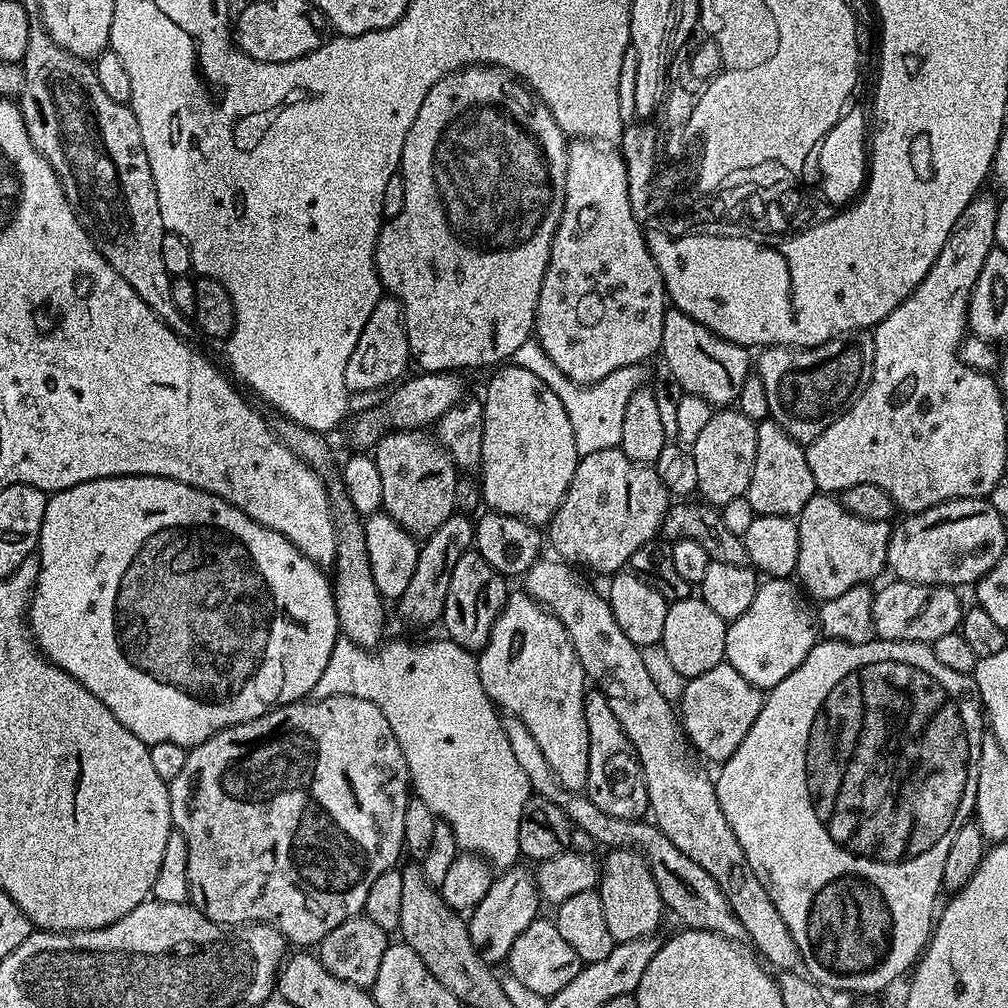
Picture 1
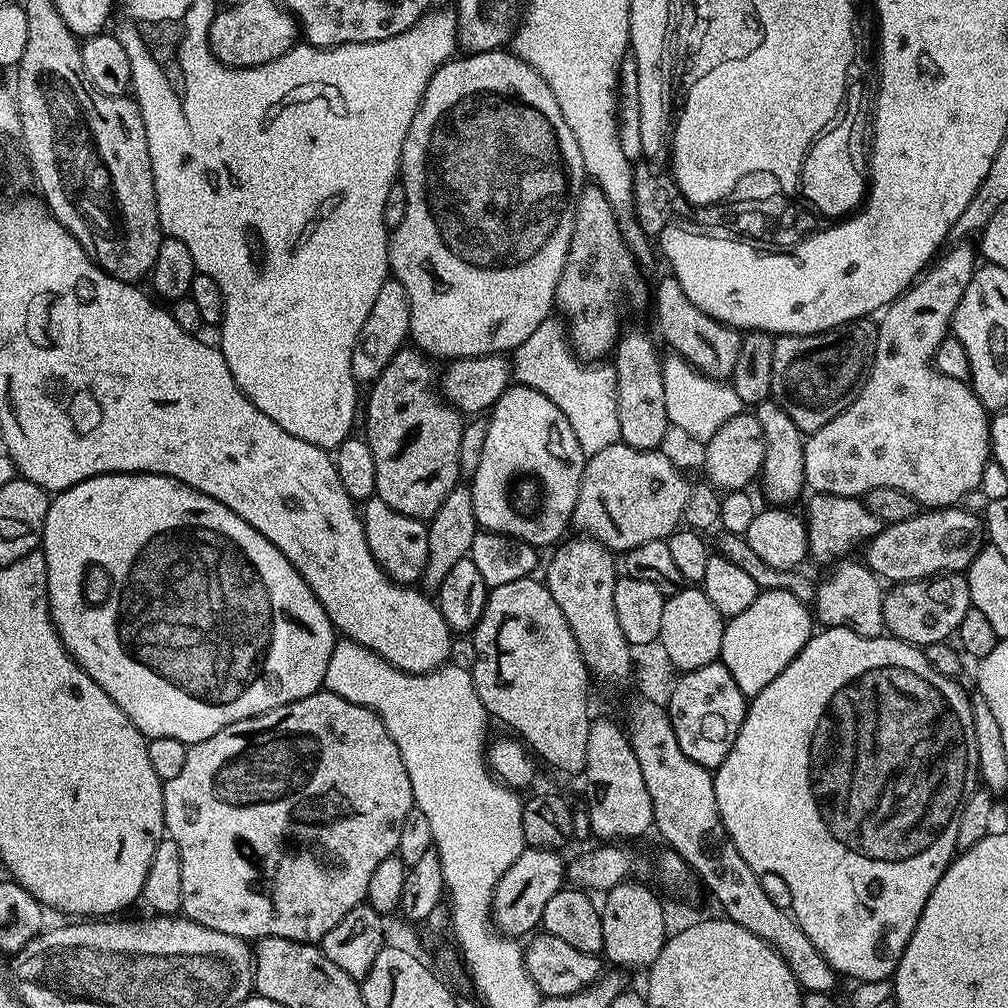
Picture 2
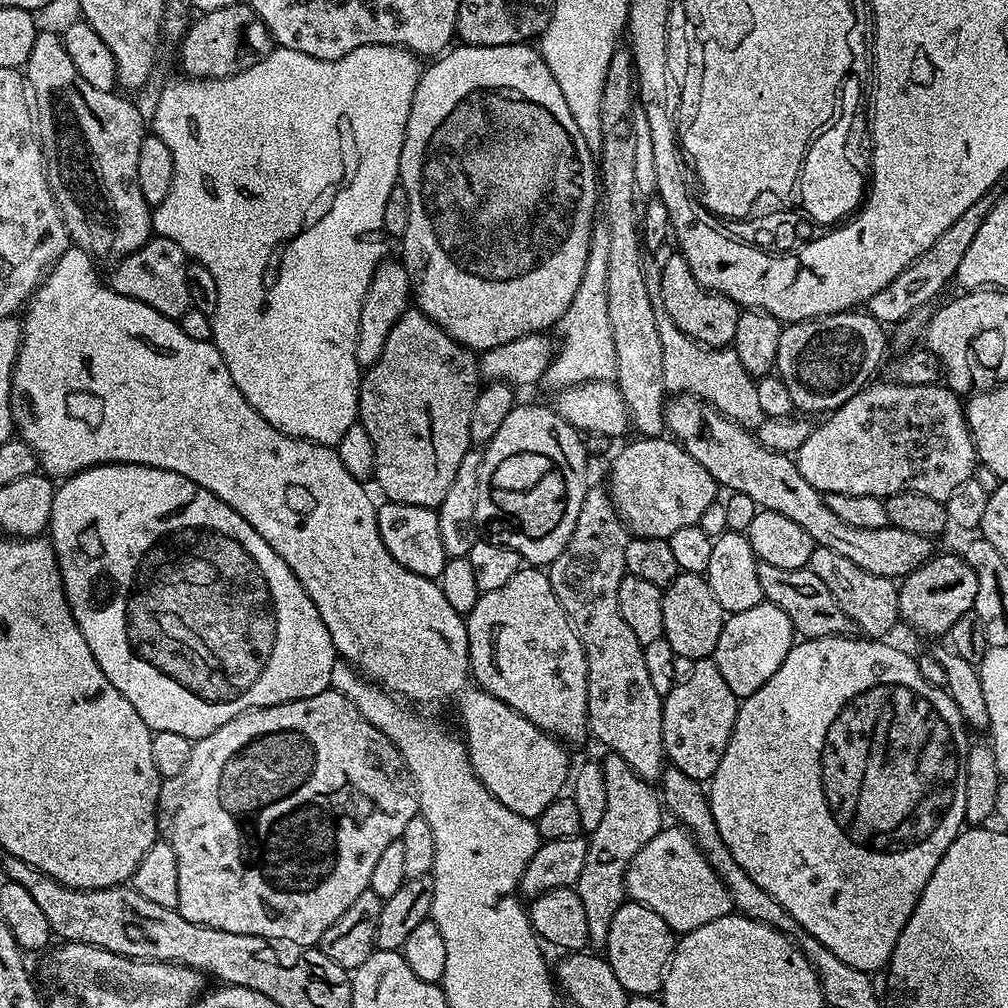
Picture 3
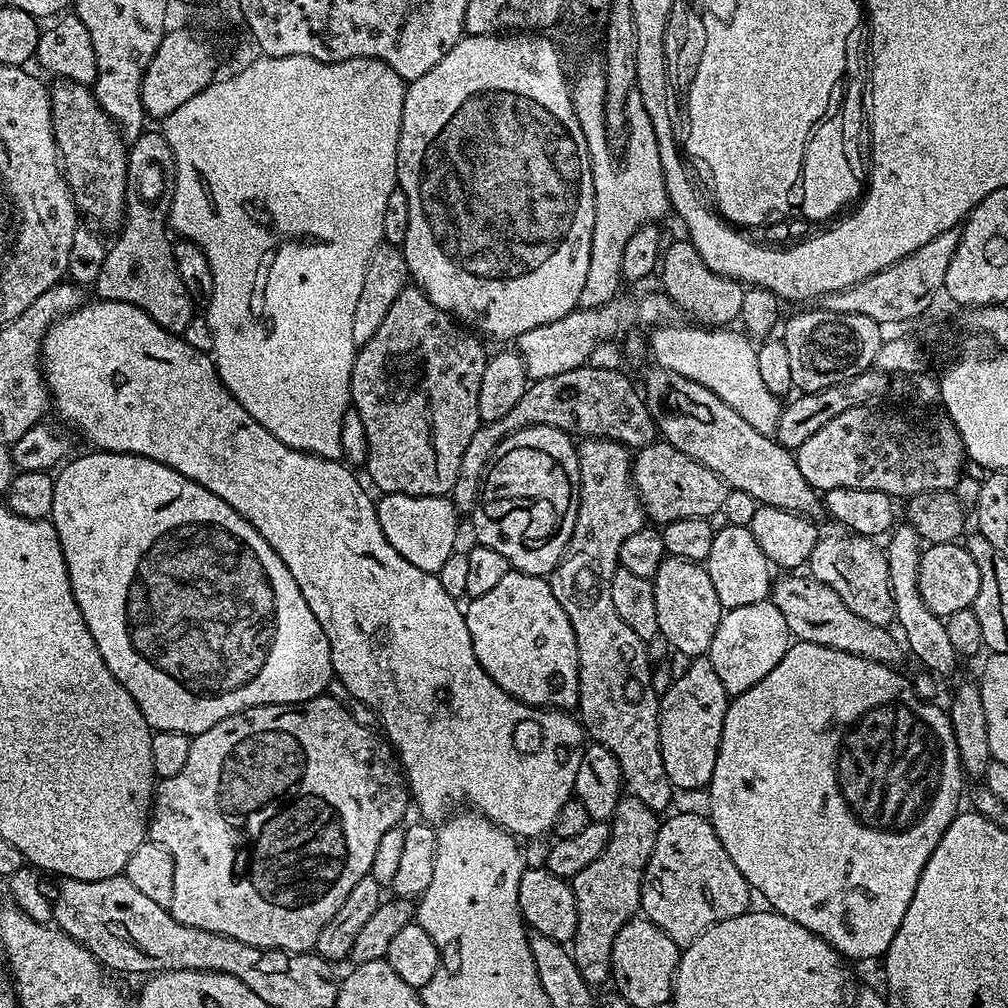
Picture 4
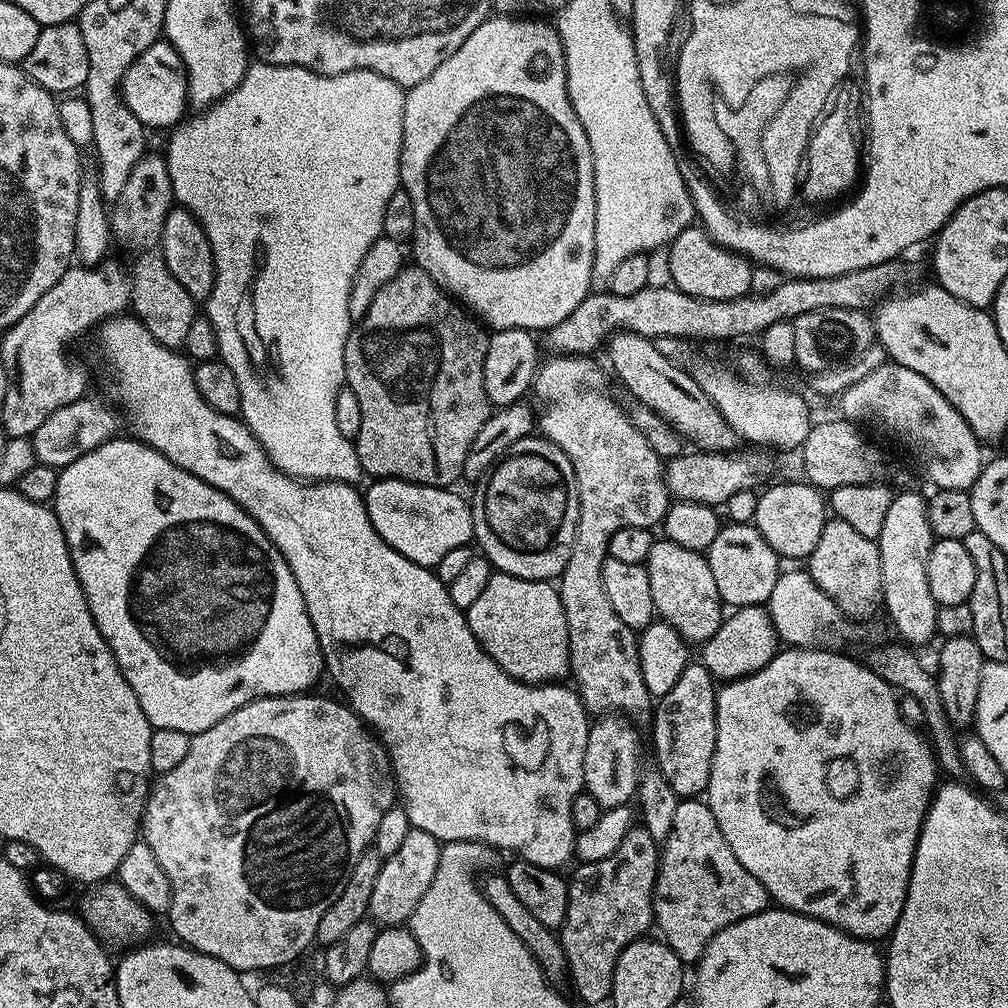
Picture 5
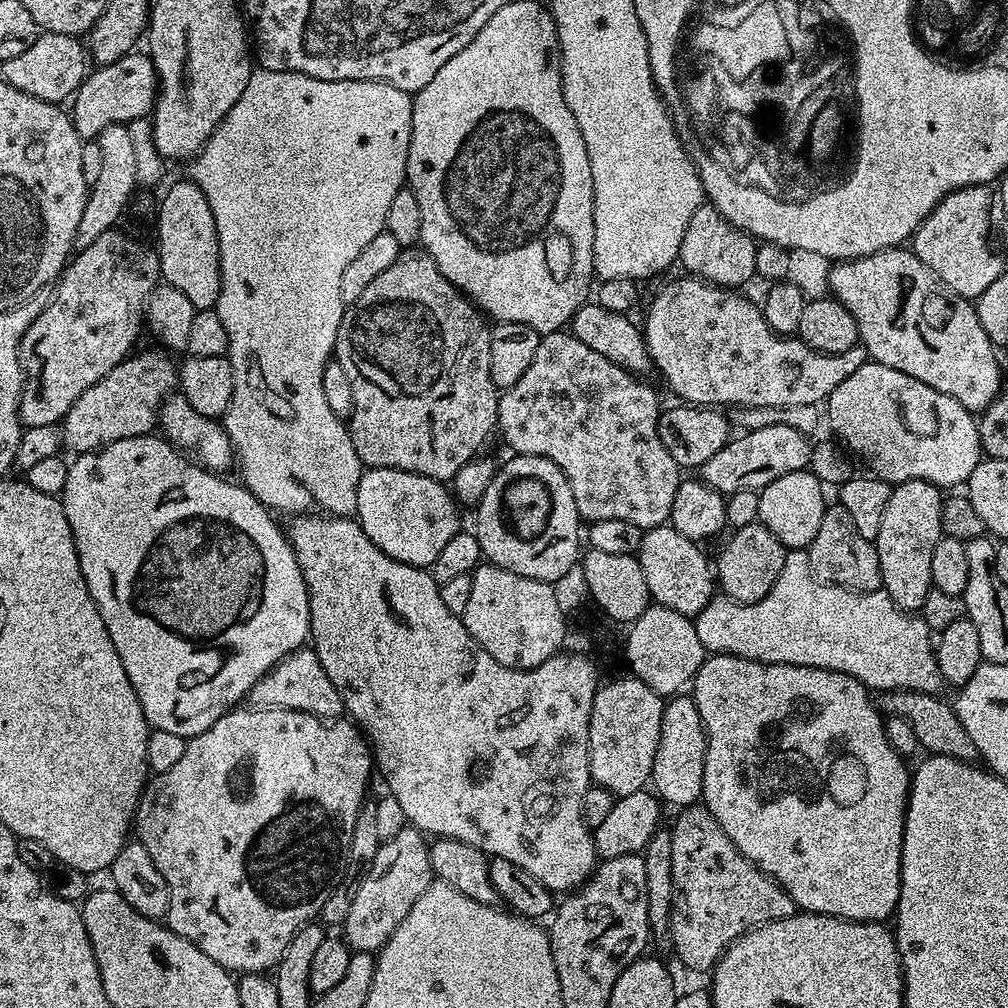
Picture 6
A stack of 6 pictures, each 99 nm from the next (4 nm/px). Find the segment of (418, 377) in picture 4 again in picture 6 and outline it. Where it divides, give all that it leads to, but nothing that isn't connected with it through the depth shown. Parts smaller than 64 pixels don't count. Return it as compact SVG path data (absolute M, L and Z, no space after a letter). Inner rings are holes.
M413 246L403 249L394 262L394 266L382 270L382 274L378 274L378 278L374 278L374 282L370 282L366 286L366 290L362 290L360 297L345 311L336 335L335 363L340 364L342 370L346 370L346 375L350 377L350 386L354 386L354 410L346 427L361 465L365 469L406 470L441 482L455 481L458 470L462 470L462 466L466 466L466 462L477 459L479 452L476 451L487 442L488 435L491 432L495 433L498 428L500 398L496 383L492 381L490 374L491 341L492 328L489 321L463 292L456 289L445 278L442 270L438 270L438 262L434 262L434 258L430 258L430 254L425 252L423 247Z

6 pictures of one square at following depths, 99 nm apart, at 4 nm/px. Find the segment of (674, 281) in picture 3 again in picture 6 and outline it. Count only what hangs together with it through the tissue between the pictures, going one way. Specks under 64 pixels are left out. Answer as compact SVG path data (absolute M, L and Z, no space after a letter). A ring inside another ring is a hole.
M703 202L698 206L698 210L694 210L694 218L690 218L690 226L686 226L686 234L682 238L682 246L680 247L680 258L678 261L679 267L684 267L683 270L687 275L695 276L697 280L702 280L706 284L714 284L717 288L731 288L733 290L743 289L743 284L747 282L748 279L753 279L756 276L756 250L758 244L753 237L749 236L746 232L739 231L730 222L726 222L726 218L722 218L722 214L718 214L718 210L715 206L710 203Z

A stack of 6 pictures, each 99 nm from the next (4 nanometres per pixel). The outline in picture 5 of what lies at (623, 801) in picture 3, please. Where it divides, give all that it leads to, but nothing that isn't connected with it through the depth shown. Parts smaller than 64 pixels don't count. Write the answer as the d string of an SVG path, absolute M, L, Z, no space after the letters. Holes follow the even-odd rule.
M634 826L622 840L622 846L610 854L610 858L602 858L598 862L581 863L580 869L568 880L568 905L566 918L558 929L560 945L566 954L568 970L567 979L572 979L572 988L576 996L584 1004L600 1004L609 999L614 982L614 966L618 962L618 954L630 946L630 942L641 939L644 932L654 924L652 915L652 895L656 889L656 871L660 865L661 845L643 826Z

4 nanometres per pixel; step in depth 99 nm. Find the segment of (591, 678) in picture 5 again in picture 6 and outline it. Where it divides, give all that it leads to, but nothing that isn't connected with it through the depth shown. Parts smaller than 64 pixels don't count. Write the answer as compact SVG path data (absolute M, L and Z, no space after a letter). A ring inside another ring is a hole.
M561 330L543 333L538 350L534 350L534 362L530 362L530 366L526 366L526 374L522 374L522 378L518 378L518 382L514 382L514 386L503 389L499 393L499 435L504 435L504 440L512 447L513 453L524 454L529 452L534 456L545 456L563 470L570 482L570 490L574 490L574 502L580 511L581 521L626 518L626 522L634 522L639 528L647 530L665 523L672 515L674 494L680 485L682 470L676 465L674 458L670 458L666 446L662 446L662 438L658 438L658 418L662 411L662 403L660 404L659 398L656 397L655 390L640 380L643 379L639 375L627 372L622 366L610 362L610 358L602 358L602 354L590 350L590 346L582 346L582 342L578 342L578 338L574 338L571 331Z

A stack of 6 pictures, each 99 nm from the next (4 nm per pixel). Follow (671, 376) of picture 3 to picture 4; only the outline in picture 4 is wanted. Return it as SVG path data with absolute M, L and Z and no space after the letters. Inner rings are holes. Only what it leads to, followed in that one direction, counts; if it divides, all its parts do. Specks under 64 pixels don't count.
M656 326L649 331L652 333L647 333L646 343L651 359L656 359L653 360L655 367L682 374L682 378L706 386L706 390L718 394L718 398L722 398L722 402L726 402L726 406L735 410L749 426L754 426L758 434L775 437L776 427L780 425L782 400L770 394L762 382L757 345L743 331L732 326L720 326L715 331L704 326L676 327Z

